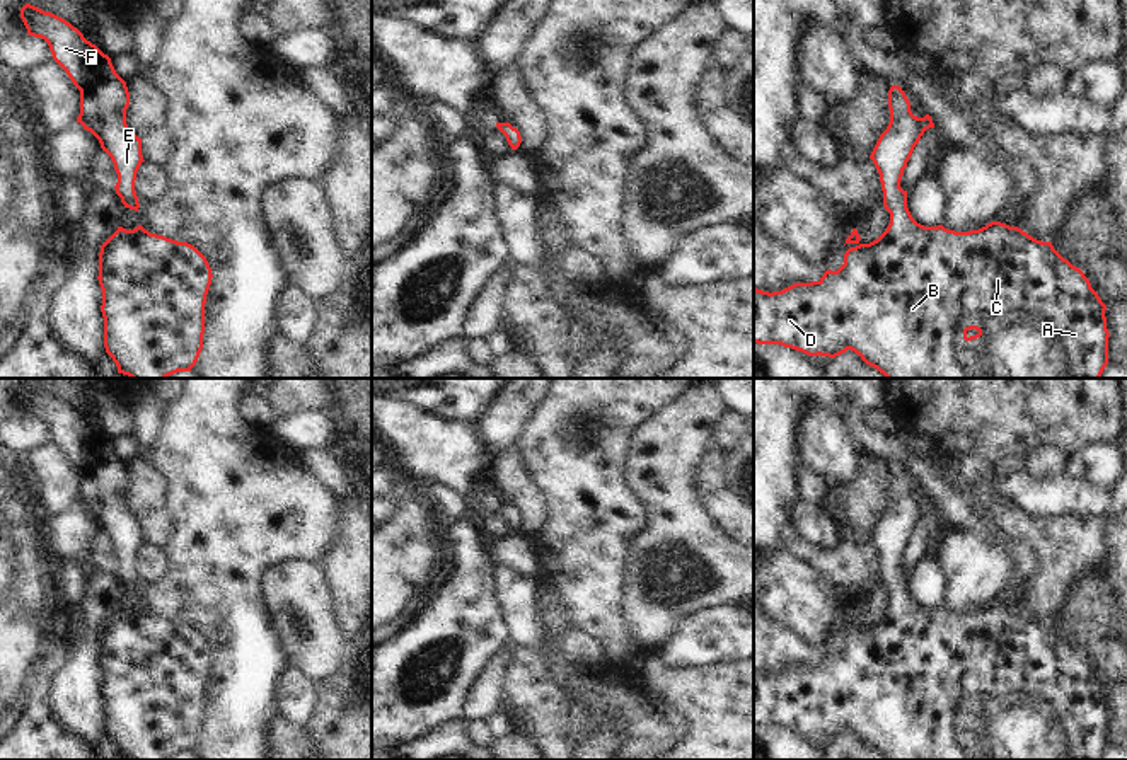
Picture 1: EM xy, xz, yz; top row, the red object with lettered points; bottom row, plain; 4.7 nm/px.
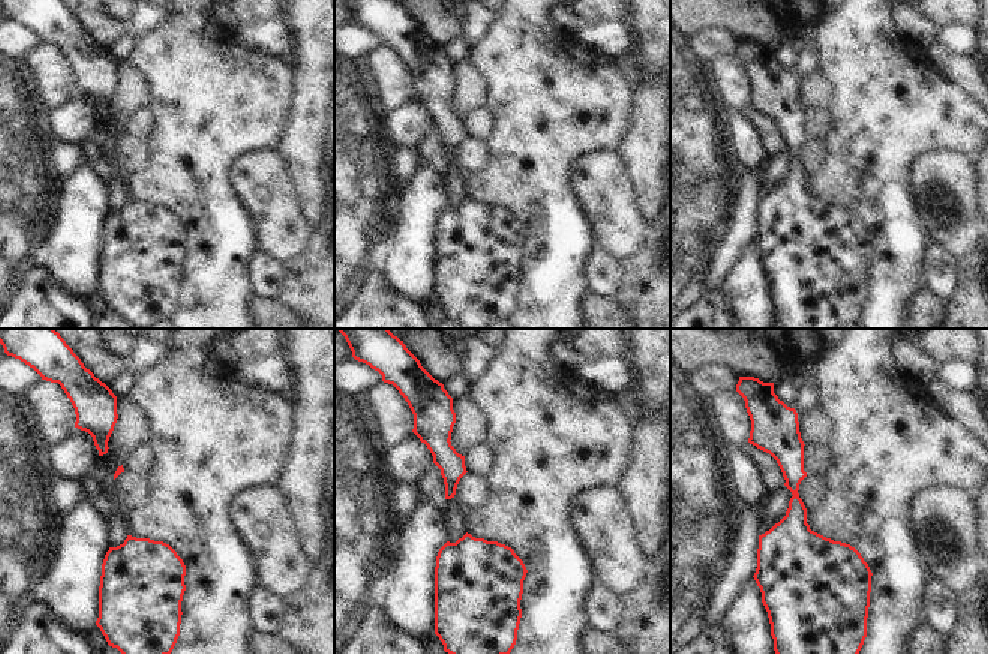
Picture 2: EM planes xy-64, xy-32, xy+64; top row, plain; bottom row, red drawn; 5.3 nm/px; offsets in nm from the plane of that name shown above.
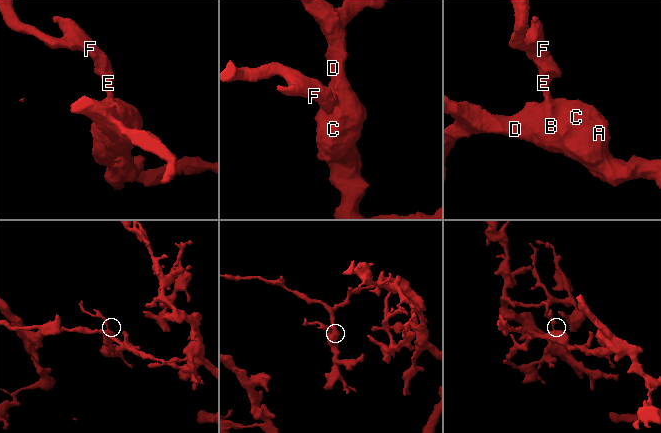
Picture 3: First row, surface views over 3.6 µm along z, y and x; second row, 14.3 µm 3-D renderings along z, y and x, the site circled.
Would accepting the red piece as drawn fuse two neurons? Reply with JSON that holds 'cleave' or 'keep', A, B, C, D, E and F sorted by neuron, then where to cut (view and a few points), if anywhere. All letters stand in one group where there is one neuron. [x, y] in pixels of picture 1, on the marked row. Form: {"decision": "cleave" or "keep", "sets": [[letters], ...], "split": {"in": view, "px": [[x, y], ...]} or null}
{"decision": "keep", "sets": [["A", "B", "C", "D", "E", "F"]], "split": null}

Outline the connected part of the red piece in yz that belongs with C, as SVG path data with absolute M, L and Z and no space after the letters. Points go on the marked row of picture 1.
M899 85L888 90L888 109L890 123L870 155L880 174L883 206L890 213L887 230L876 240L861 244L852 228L846 239L852 247L846 250L844 264L837 271L827 269L818 281L795 283L772 293L754 288L754 343L829 358L851 349L887 378L1100 378L1108 365L1107 305L1084 273L1064 259L1052 242L1001 222L970 232L917 223L900 181L914 147L934 123L929 114L912 114Z

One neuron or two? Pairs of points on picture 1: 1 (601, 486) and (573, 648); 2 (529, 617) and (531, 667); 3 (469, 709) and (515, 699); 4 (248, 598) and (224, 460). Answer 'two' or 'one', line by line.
1: two
2: two
3: two
4: one

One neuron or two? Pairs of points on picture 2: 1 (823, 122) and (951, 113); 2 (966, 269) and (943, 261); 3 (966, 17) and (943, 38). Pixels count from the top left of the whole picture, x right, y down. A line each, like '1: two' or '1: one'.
1: two
2: two
3: two

